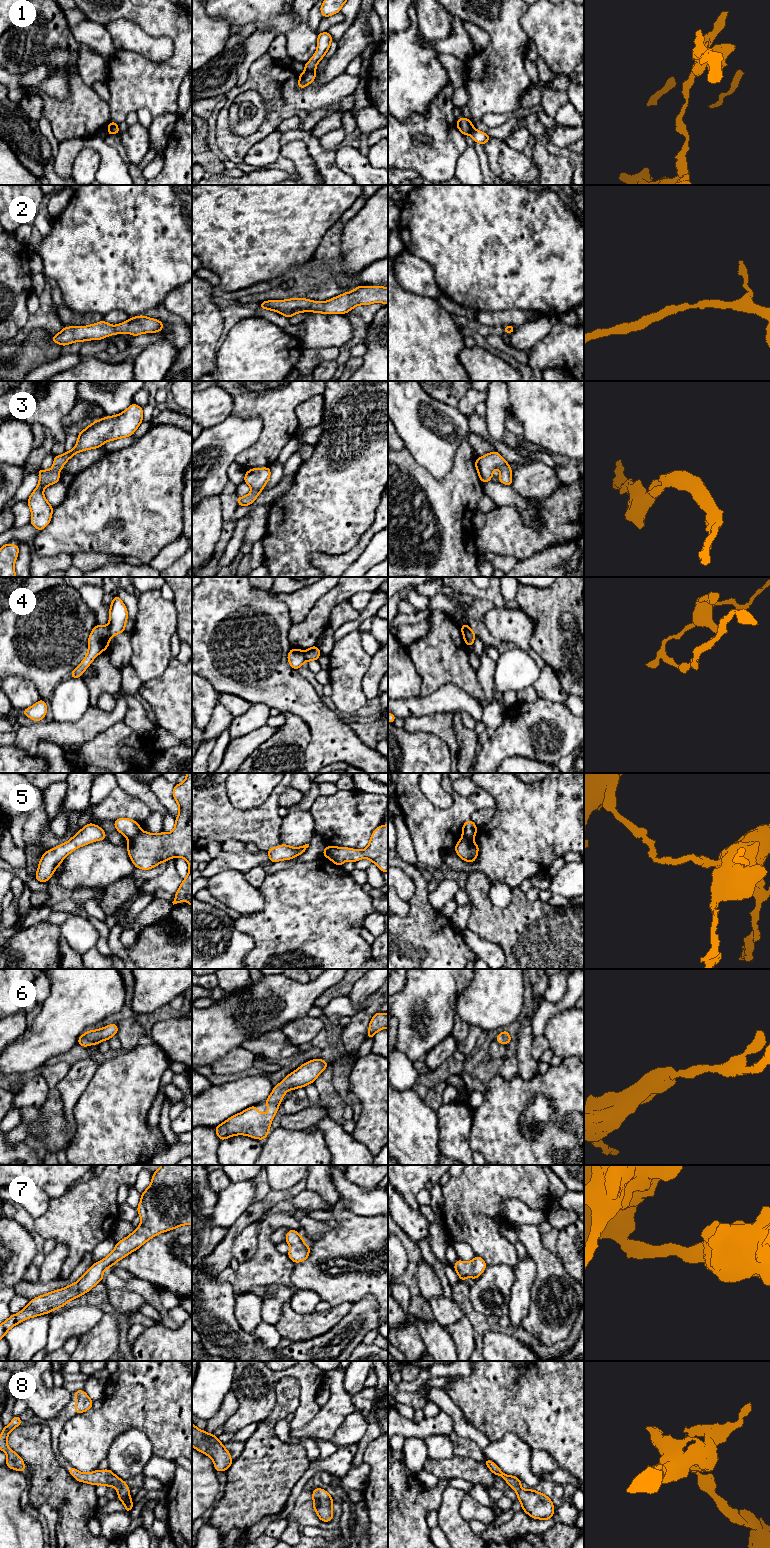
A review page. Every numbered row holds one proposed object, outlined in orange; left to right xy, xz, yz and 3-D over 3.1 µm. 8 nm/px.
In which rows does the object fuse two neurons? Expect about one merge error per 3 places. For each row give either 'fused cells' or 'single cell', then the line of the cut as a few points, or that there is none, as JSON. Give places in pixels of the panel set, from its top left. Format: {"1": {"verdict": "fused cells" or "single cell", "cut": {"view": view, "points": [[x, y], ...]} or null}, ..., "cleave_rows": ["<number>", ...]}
{"1": {"verdict": "fused cells", "cut": {"view": "xz", "points": [[305, 70], [314, 73]]}}, "2": {"verdict": "single cell", "cut": null}, "3": {"verdict": "single cell", "cut": null}, "4": {"verdict": "fused cells", "cut": {"view": "xy", "points": [[107, 626], [111, 636]]}}, "5": {"verdict": "fused cells", "cut": {"view": "xy", "points": [[140, 831], [128, 840]]}}, "6": {"verdict": "single cell", "cut": null}, "7": {"verdict": "single cell", "cut": null}, "8": {"verdict": "single cell", "cut": null}, "cleave_rows": ["1", "4", "5"]}

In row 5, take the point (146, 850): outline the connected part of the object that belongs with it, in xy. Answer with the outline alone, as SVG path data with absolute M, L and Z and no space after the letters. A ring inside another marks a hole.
M192 773L183 783L175 784L173 798L179 805L179 814L171 833L152 834L142 831L128 840L129 857L136 868L149 870L171 858L184 858L189 872L175 893L173 905L188 901L192 906Z

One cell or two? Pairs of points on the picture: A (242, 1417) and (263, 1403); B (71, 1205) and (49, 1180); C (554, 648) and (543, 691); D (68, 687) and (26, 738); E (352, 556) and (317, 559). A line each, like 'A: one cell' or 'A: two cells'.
A: one cell
B: two cells
C: two cells
D: two cells
E: one cell

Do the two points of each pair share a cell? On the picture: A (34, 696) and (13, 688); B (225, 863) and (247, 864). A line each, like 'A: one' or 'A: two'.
A: one
B: one

